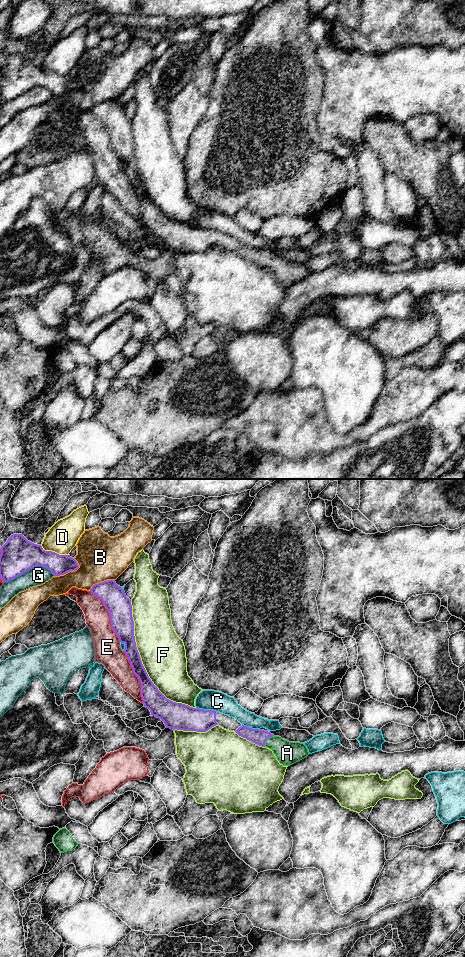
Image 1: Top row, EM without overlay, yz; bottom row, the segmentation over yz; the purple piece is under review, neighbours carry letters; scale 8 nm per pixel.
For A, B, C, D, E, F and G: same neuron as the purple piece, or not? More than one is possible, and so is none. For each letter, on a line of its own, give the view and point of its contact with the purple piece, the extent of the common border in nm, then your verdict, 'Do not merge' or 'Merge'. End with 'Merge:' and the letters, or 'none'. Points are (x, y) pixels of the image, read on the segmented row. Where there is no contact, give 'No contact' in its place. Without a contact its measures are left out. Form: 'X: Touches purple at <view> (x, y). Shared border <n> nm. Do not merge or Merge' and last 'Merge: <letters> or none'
A: Touches purple at yz (266, 739). Shared border 120 nm. Merge
B: Touches purple at yz (69, 571). Shared border 220 nm. Do not merge
C: Touches purple at yz (206, 710). Shared border 170 nm. Do not merge
D: Touches purple at yz (54, 552). Shared border 240 nm. Do not merge
E: Touches purple at yz (109, 614). Shared border 480 nm. Do not merge
F: Touches purple at yz (141, 663). Shared border 1000 nm. Do not merge
G: Touches purple at yz (29, 569). Shared border 420 nm. Do not merge
Merge: A

